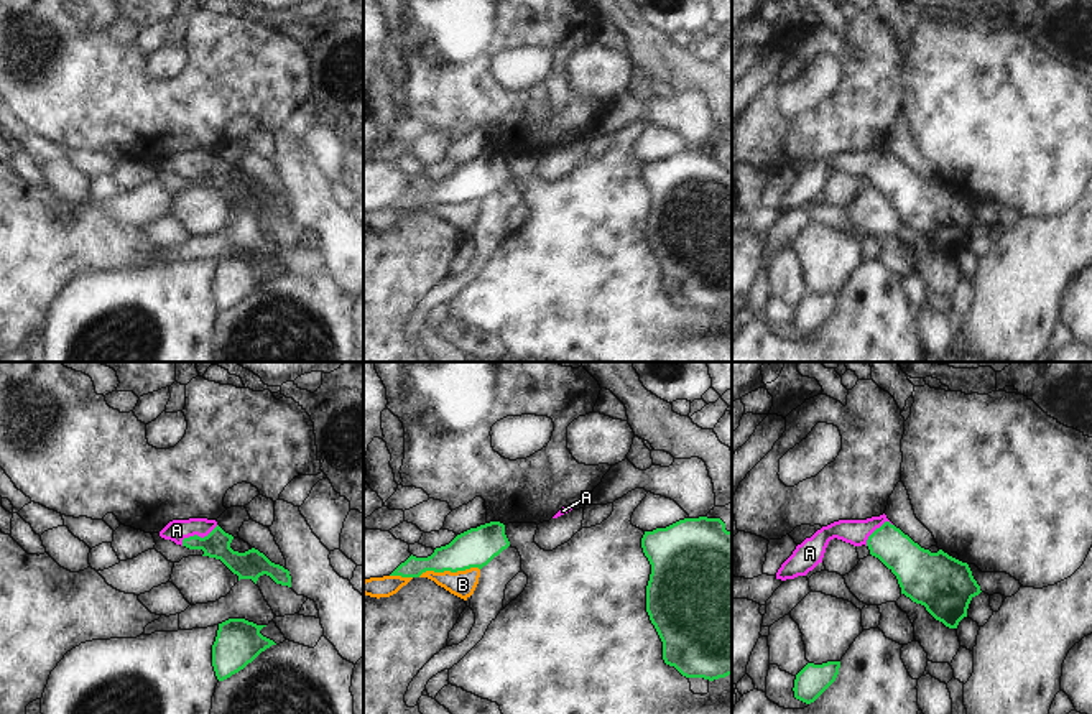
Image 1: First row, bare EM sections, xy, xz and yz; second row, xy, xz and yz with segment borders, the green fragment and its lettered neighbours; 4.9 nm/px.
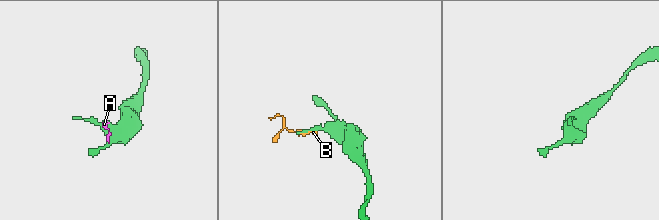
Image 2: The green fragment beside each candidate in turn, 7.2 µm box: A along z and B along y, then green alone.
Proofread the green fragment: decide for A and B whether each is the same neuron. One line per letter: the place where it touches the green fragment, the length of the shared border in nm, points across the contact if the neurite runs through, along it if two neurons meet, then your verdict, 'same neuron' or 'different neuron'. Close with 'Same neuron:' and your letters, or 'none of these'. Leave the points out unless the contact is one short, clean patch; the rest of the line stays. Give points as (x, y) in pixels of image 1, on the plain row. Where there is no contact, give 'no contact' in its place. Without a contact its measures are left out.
A: contact xy (198, 168); length 200 nm; way xy (216, 176), (208, 168), (198, 168), (176, 162); same neuron
B: contact xz (448, 201); length 300 nm; different neuron
Same neuron: A

